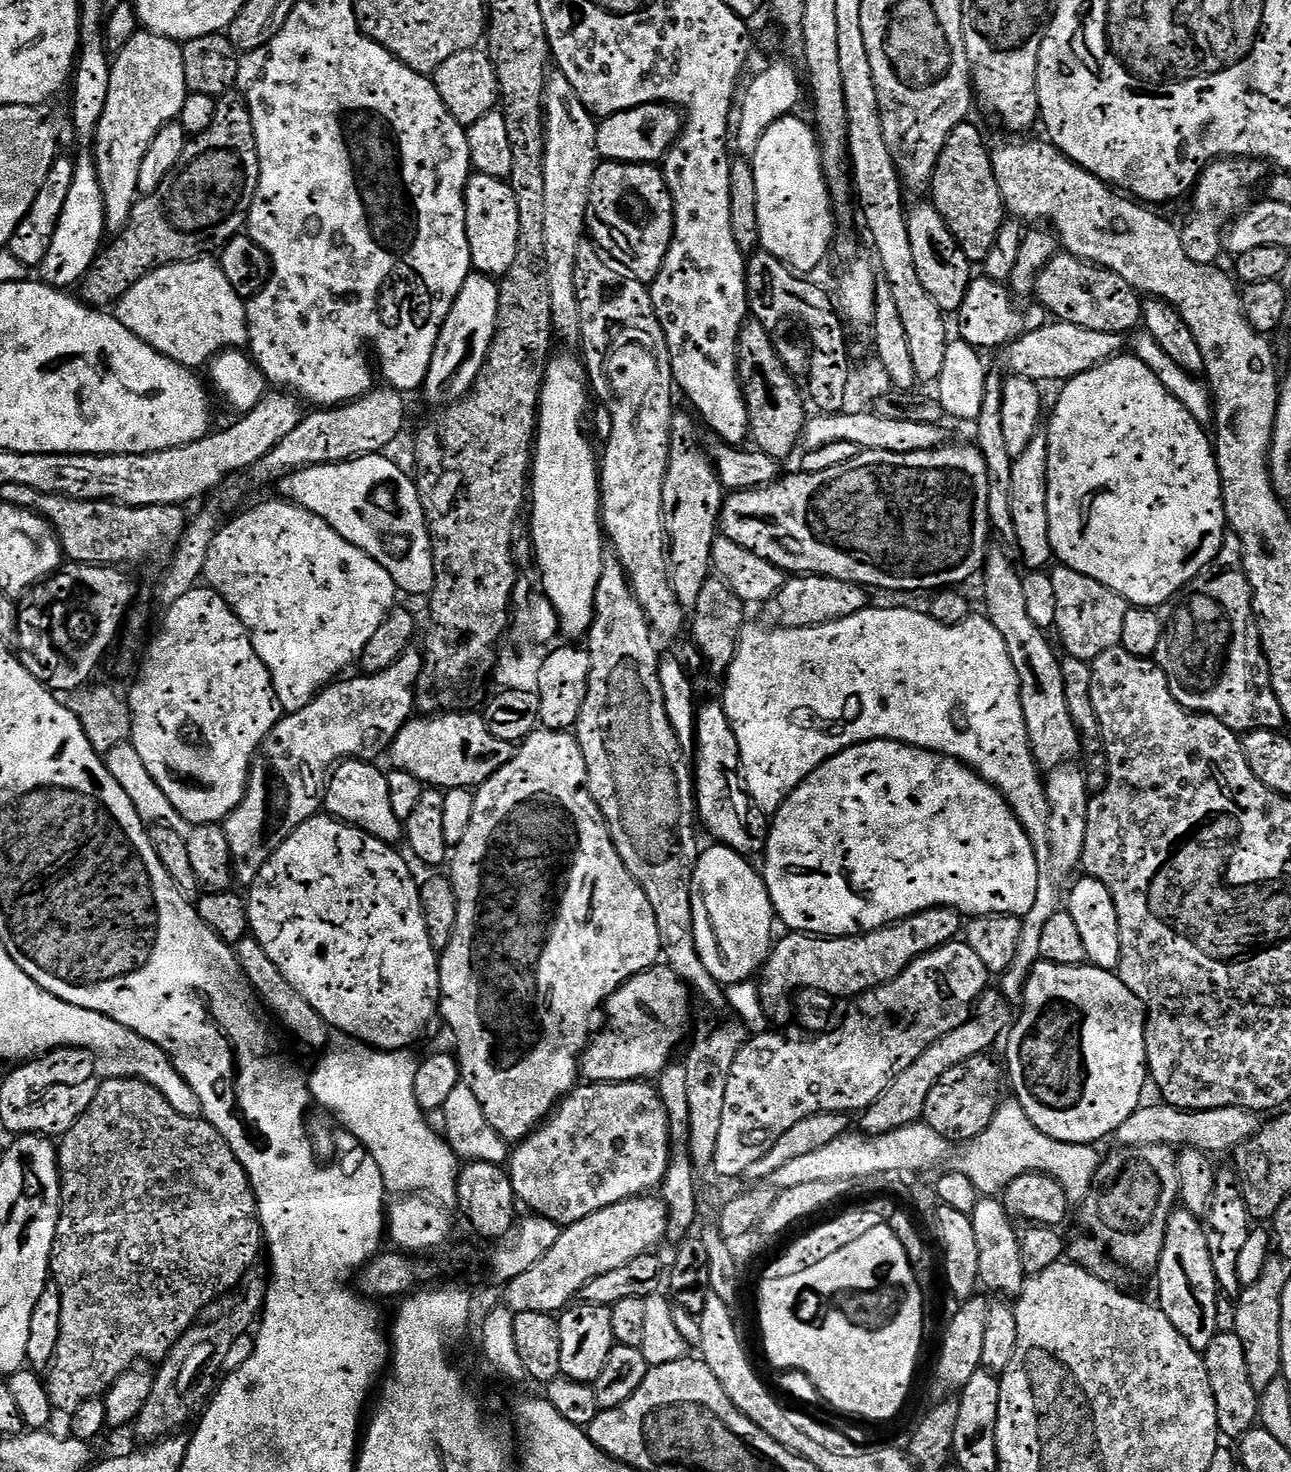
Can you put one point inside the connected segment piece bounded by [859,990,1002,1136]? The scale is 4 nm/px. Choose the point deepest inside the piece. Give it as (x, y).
(903, 1101)

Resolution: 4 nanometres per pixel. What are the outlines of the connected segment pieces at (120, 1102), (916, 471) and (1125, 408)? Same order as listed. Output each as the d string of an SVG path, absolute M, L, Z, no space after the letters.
M108 1078L96 1091L94 1102L70 1126L58 1144L60 1161L60 1221L56 1227L56 1241L52 1244L50 1272L58 1278L62 1298L62 1330L58 1338L58 1350L46 1372L48 1393L57 1413L71 1414L87 1400L103 1397L123 1372L129 1371L139 1360L149 1360L159 1365L170 1350L205 1315L207 1309L240 1285L241 1278L254 1267L262 1256L262 1233L256 1210L256 1195L248 1181L242 1162L230 1150L226 1138L218 1134L213 1124L200 1116L183 1116L166 1102L166 1098L145 1080L133 1078Z
M956 444L934 449L926 449L916 453L890 453L861 451L850 462L842 462L842 466L830 466L830 470L806 472L796 470L793 476L781 475L775 484L763 488L751 488L745 492L731 493L720 509L719 531L723 539L738 542L746 550L758 554L758 558L766 558L774 566L778 566L786 574L811 574L813 576L829 576L846 582L854 582L869 590L885 588L888 592L928 592L944 590L949 586L960 586L963 580L979 573L990 551L988 536L988 471L986 458L979 448L968 444Z
M1119 354L1112 357L1111 360L1105 361L1104 364L1098 365L1096 368L1092 368L1086 373L1078 374L1076 377L1067 381L1063 385L1064 388L1060 392L1060 397L1056 400L1056 409L1052 412L1052 421L1047 421L1046 431L1048 433L1048 493L1046 494L1046 502L1048 503L1048 509L1050 510L1050 542L1052 543L1052 550L1055 556L1055 559L1059 561L1061 565L1065 568L1074 568L1079 565L1083 572L1088 575L1090 578L1094 578L1095 580L1104 580L1106 574L1104 574L1104 552L1100 548L1088 548L1084 553L1081 554L1078 549L1072 548L1075 544L1144 544L1141 548L1136 548L1132 552L1132 560L1133 564L1128 565L1124 564L1120 568L1120 576L1116 576L1113 580L1110 580L1111 587L1119 590L1121 593L1127 594L1130 597L1131 603L1136 606L1143 606L1146 608L1156 608L1157 606L1163 606L1168 603L1169 600L1172 599L1174 593L1183 588L1188 581L1192 580L1196 577L1197 574L1208 563L1211 562L1212 559L1218 554L1218 550L1222 546L1222 542L1224 541L1224 537L1226 535L1226 523L1224 517L1224 508L1222 502L1222 486L1220 485L1220 475L1218 474L1218 466L1216 465L1216 454L1214 451L1213 441L1210 439L1209 433L1208 436L1206 433L1205 425L1200 424L1199 421L1195 420L1194 417L1191 416L1190 410L1186 408L1178 400L1174 393L1172 393L1171 389L1165 383L1163 379L1158 375L1157 369L1150 365L1147 365L1146 362L1142 361L1135 354Z

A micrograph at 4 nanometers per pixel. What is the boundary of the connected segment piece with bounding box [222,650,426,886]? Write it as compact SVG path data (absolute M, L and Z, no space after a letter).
M409 650L385 672L356 674L353 680L341 679L339 682L333 682L317 692L316 697L302 710L281 715L280 721L261 742L260 749L252 759L248 784L245 786L241 804L229 813L222 824L226 838L230 842L232 875L237 885L253 884L262 866L266 866L266 862L279 850L282 842L288 840L289 834L298 826L302 826L302 822L321 811L331 769L350 759L372 762L377 759L375 756L380 756L383 752L385 755L391 749L394 738L400 733L402 726L413 719L417 711L416 687L421 683L419 680L423 672L425 675L425 657L421 653L419 656L416 650Z

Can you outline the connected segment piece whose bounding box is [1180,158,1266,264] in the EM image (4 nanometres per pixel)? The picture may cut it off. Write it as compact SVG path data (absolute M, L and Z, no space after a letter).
M1221 158L1218 160L1212 161L1211 164L1208 165L1207 168L1204 169L1203 172L1200 173L1200 178L1196 182L1196 187L1194 191L1191 193L1190 201L1192 200L1192 204L1196 209L1192 212L1192 217L1188 220L1188 225L1183 225L1182 231L1180 233L1180 237L1182 238L1182 242L1184 243L1184 249L1186 250L1186 254L1190 257L1191 260L1194 262L1198 262L1199 264L1216 264L1219 261L1220 256L1220 248L1222 252L1222 245L1225 243L1226 240L1226 229L1235 221L1237 215L1241 212L1248 211L1249 208L1252 207L1254 203L1254 197L1252 195L1256 192L1256 187L1263 185L1266 180L1266 173L1264 174L1264 168L1266 168L1265 161L1259 158Z

